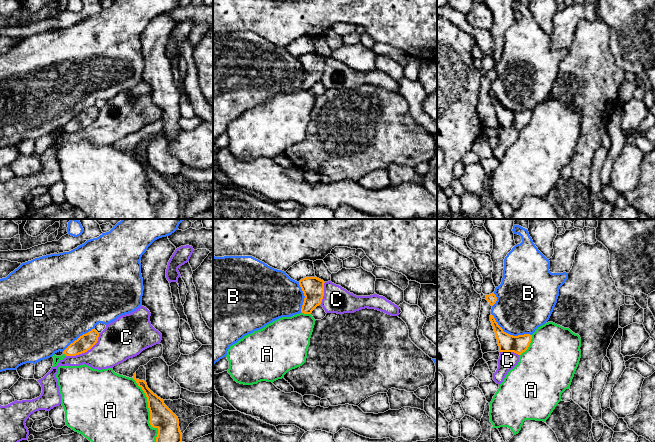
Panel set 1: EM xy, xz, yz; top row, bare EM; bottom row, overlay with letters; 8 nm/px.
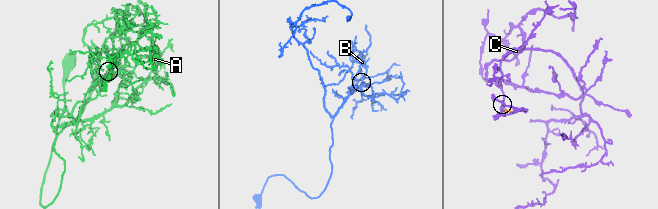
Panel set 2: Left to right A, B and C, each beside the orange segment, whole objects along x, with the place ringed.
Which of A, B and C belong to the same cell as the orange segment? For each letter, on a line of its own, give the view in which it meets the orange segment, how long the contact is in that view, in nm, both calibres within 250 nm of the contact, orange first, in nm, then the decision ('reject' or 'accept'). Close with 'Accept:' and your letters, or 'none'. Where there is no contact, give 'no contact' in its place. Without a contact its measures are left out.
A: xy | 550 nm | 190/480 nm | reject
B: yz | 380 nm | 140/420 nm | reject
C: xy | 320 nm | 130/300 nm | reject
Accept: none

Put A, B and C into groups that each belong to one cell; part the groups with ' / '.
A / B / C

